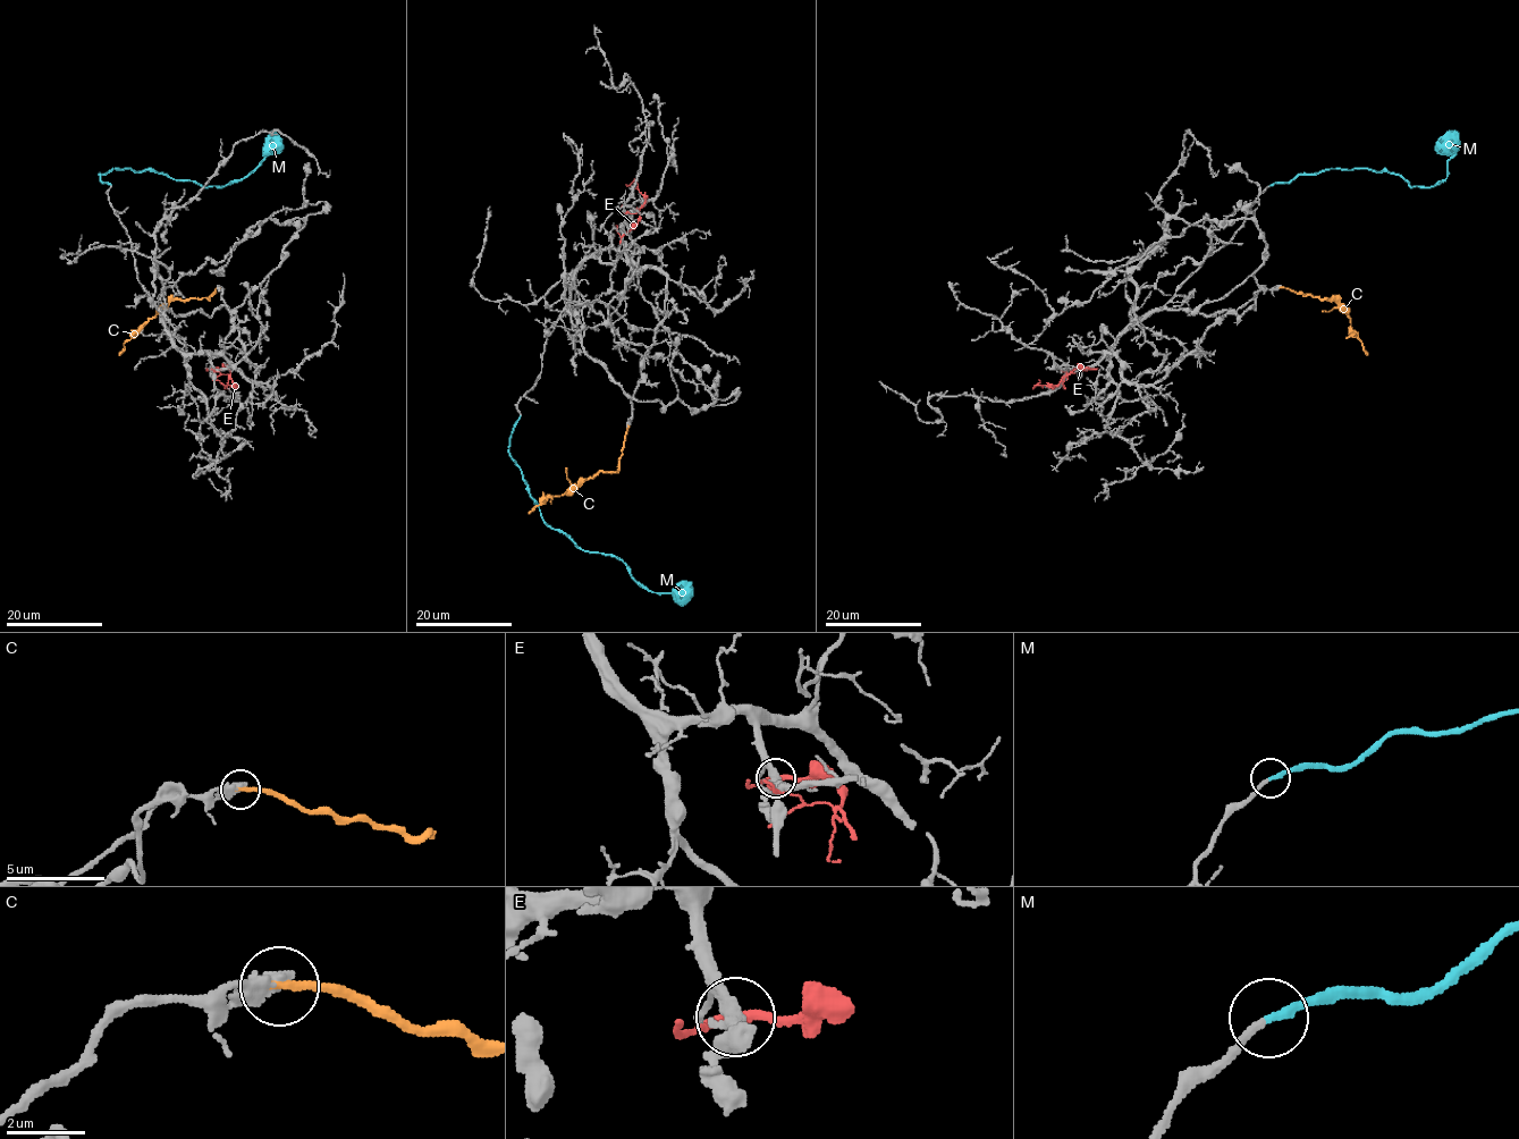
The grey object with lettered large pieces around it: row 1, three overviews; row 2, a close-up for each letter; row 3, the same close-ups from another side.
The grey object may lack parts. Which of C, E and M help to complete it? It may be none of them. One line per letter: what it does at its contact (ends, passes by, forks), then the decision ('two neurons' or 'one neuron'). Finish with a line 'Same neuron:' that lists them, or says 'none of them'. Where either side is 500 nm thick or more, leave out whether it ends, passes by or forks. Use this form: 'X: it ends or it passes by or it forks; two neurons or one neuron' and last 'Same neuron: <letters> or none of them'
C: two neurons
E: it forks; two neurons
M: it ends; one neuron
Same neuron: M

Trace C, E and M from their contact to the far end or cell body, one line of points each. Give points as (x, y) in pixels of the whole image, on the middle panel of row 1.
C: (627, 425), (616, 471), (598, 471), (560, 495), (547, 498), (528, 513)
E: (623, 235), (638, 219), (644, 202), (635, 180), (625, 184)
M: (520, 415), (509, 456), (545, 522), (582, 549), (617, 556), (638, 582), (656, 592), (684, 595)

